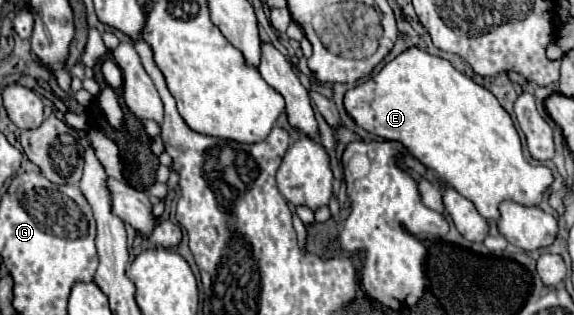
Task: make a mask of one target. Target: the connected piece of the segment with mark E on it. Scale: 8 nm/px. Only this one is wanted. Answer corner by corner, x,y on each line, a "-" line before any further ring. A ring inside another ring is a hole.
419,48
401,52
373,78
347,90
343,106
353,122
363,130
385,140
399,140
413,154
413,158
417,158
425,168
435,170
443,182
471,200
487,220
497,220
497,216
501,216
499,206
503,200
539,206
541,198
553,184
553,172
545,164
533,164
525,160
513,120
499,100
489,90
455,70
447,60
431,56

